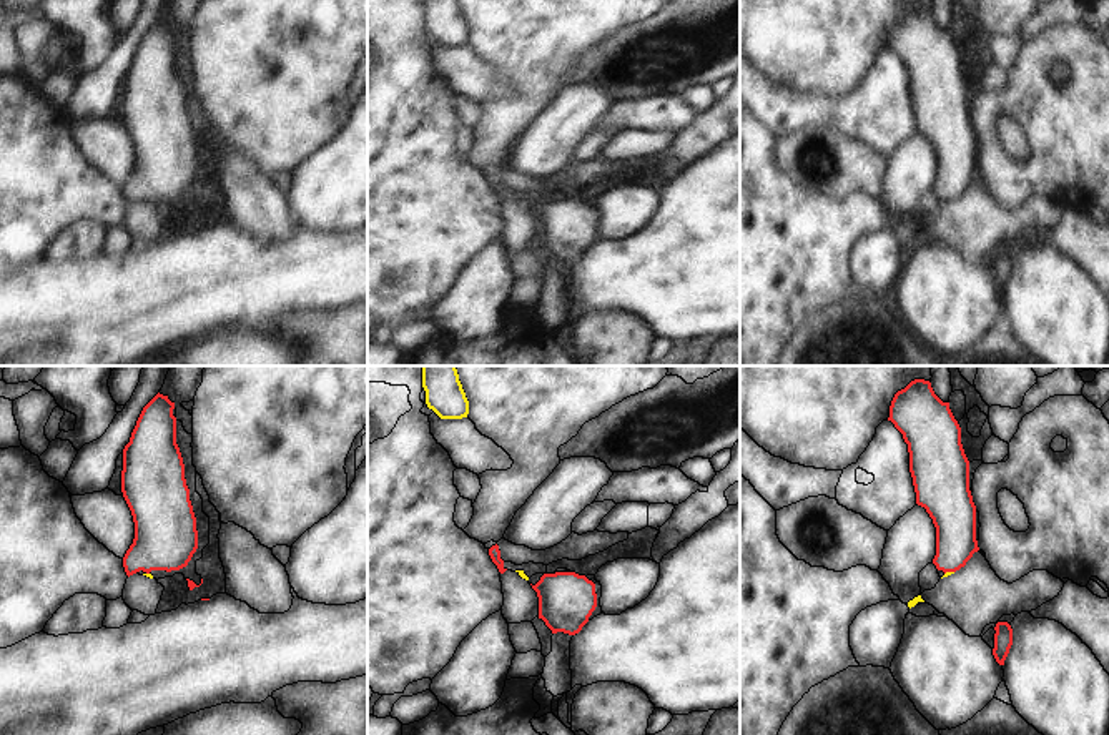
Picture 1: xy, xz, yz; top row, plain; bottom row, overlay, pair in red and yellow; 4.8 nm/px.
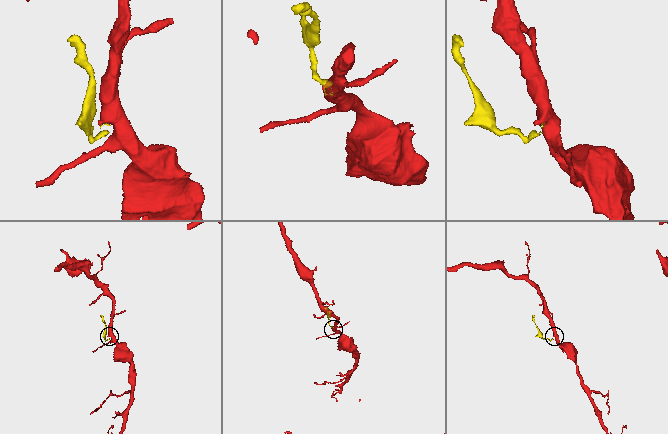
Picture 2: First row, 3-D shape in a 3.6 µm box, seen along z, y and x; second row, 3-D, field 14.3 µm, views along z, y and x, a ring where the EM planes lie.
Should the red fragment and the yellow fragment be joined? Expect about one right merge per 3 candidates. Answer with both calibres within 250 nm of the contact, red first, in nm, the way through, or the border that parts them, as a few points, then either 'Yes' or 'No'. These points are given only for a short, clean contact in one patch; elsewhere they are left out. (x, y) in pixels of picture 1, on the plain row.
Thickness 200 nm (red) against 20 nm. Boundary: yz (953, 198), (945, 202). No

